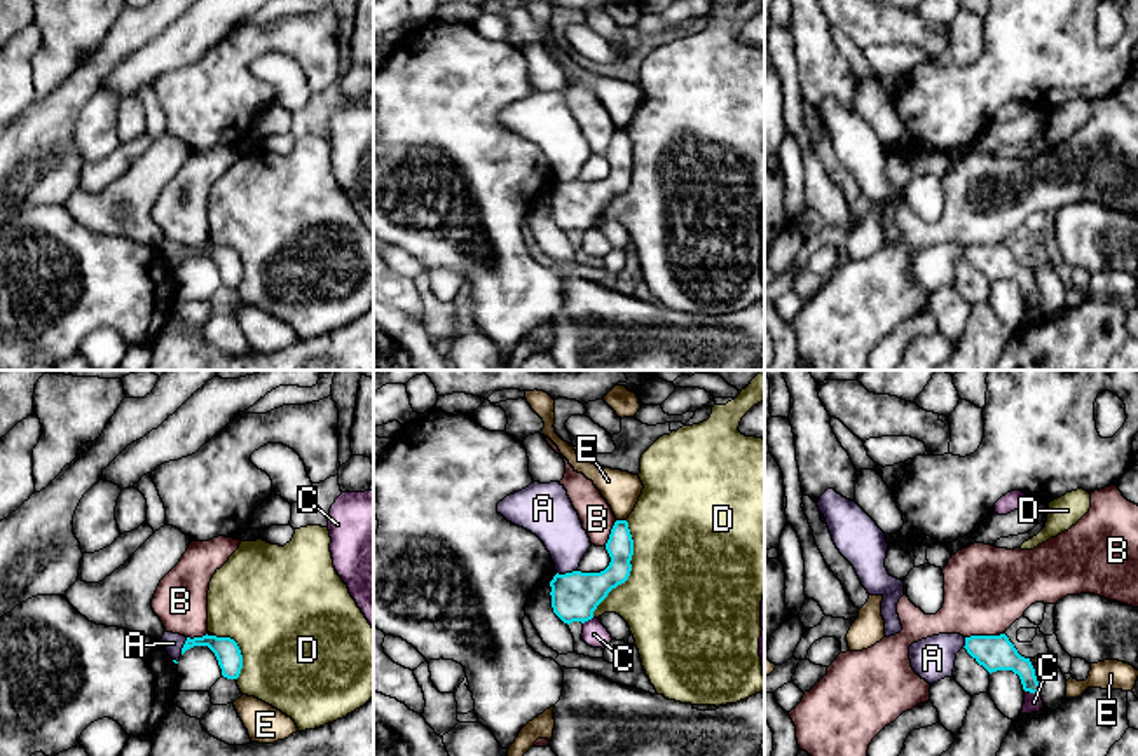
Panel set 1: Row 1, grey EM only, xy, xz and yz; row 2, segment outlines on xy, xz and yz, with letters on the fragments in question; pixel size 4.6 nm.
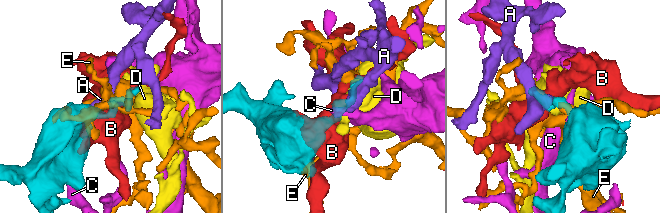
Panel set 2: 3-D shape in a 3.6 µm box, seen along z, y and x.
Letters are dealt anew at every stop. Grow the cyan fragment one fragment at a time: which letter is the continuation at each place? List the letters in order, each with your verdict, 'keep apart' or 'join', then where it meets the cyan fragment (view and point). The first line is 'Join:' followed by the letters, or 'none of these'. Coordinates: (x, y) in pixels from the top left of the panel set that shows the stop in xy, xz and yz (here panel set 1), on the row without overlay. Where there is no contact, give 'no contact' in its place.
Join: none of these
A: keep apart | xz (566, 182)
B: keep apart | yz (985, 245)
C: keep apart | yz (1032, 301)
D: keep apart | xz (630, 178)
E: keep apart | xz (622, 130)

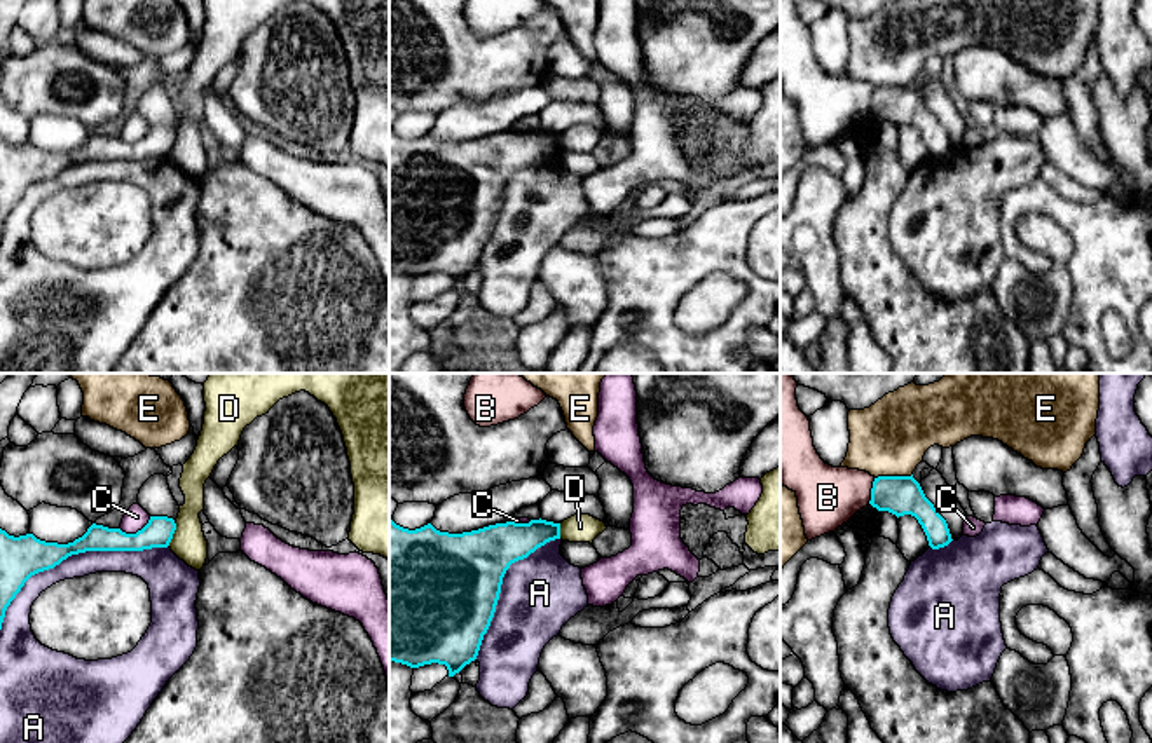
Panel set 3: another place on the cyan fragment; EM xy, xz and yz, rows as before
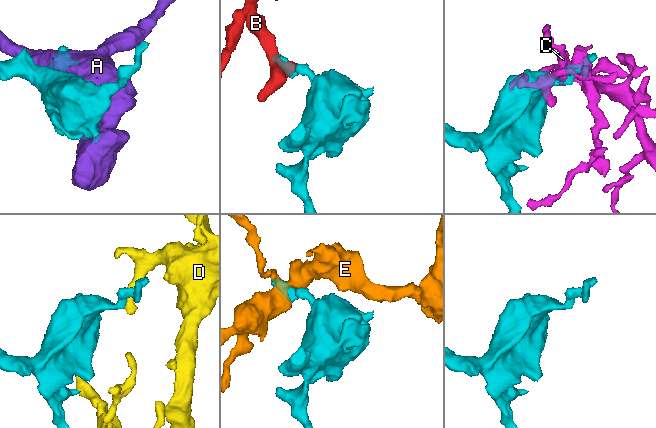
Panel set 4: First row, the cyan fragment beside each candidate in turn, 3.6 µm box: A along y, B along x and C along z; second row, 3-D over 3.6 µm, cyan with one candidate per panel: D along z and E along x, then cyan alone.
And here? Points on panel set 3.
Join: none of these
A: keep apart | xy (72, 163)
B: keep apart | yz (871, 100)
C: keep apart | xy (137, 142)
D: keep apart | xy (171, 143)
E: keep apart | yz (892, 86)

